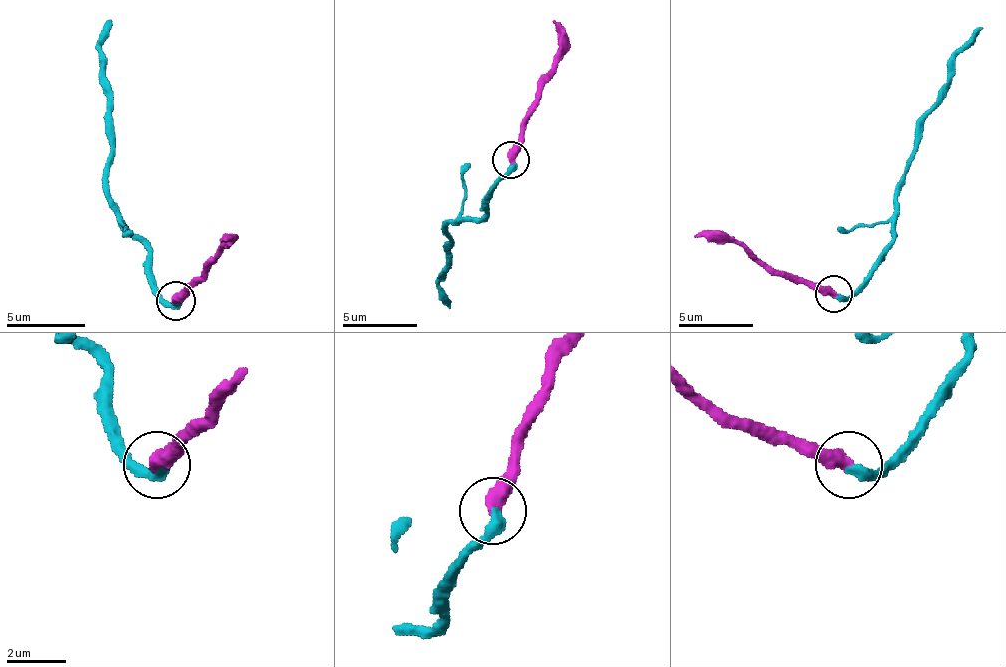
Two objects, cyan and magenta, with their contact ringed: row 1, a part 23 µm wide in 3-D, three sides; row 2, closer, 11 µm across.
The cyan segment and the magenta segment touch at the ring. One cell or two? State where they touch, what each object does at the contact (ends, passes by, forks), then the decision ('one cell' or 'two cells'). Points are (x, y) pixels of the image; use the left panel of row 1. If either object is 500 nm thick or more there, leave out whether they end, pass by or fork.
place (175, 301); one cell

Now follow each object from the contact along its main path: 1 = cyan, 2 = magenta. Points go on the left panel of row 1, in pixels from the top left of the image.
1: (174, 302), (159, 294), (151, 255), (139, 243), (108, 192), (112, 94), (100, 47), (100, 31), (112, 20)
2: (174, 302), (229, 243), (221, 239)

